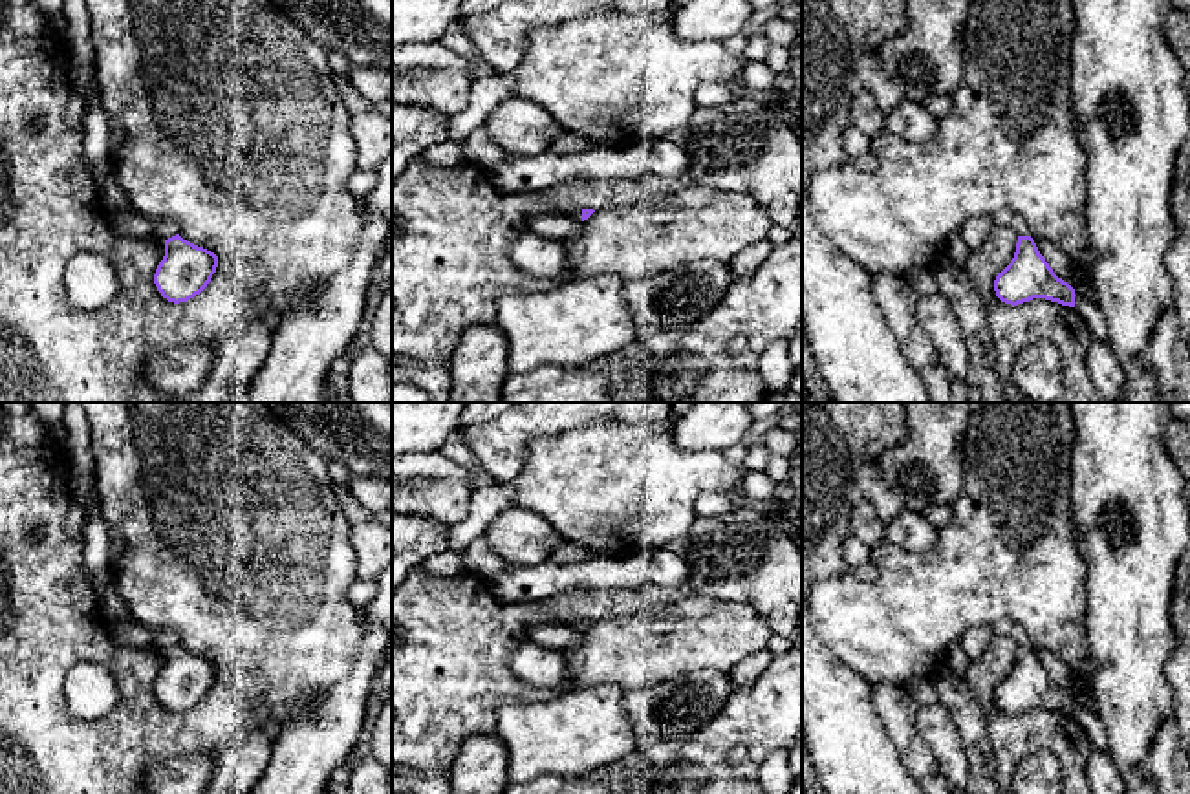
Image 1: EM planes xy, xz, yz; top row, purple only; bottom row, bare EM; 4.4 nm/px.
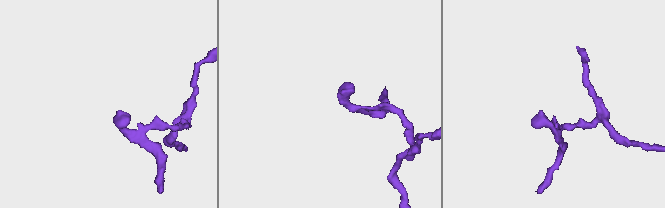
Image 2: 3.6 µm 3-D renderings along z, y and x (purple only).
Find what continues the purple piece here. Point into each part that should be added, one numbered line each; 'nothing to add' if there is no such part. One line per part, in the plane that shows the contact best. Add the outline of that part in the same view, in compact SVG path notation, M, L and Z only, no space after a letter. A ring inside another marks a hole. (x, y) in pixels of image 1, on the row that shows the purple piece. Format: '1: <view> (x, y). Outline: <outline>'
1: xy (165, 227). Outline: M159 218L152 221L156 236L159 240L168 240L178 234L178 223L172 218Z

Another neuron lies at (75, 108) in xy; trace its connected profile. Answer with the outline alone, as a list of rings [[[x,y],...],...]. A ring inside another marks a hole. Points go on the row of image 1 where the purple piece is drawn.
[[[71,91],[66,102],[66,123],[70,126],[82,126],[84,112],[84,101],[75,91]]]

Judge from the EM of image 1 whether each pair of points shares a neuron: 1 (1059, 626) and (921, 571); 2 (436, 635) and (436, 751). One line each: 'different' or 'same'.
1: same
2: same

